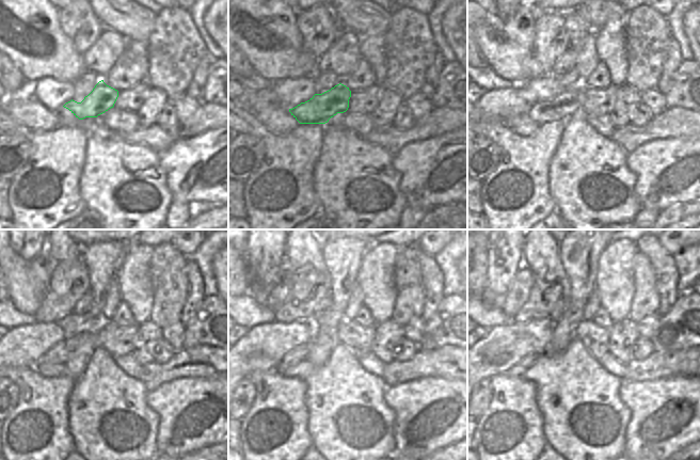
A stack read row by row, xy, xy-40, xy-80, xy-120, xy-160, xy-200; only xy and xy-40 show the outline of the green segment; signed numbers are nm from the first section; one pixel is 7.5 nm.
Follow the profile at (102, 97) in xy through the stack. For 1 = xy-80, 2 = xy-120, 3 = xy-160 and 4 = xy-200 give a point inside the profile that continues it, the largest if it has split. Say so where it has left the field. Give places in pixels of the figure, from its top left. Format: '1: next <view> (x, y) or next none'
1: next xy-80 (562, 106)
2: next xy-120 (86, 342)
3: next xy-160 (300, 352)
4: next xy-200 (516, 370)

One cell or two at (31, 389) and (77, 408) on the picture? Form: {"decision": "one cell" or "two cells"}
{"decision": "two cells"}

